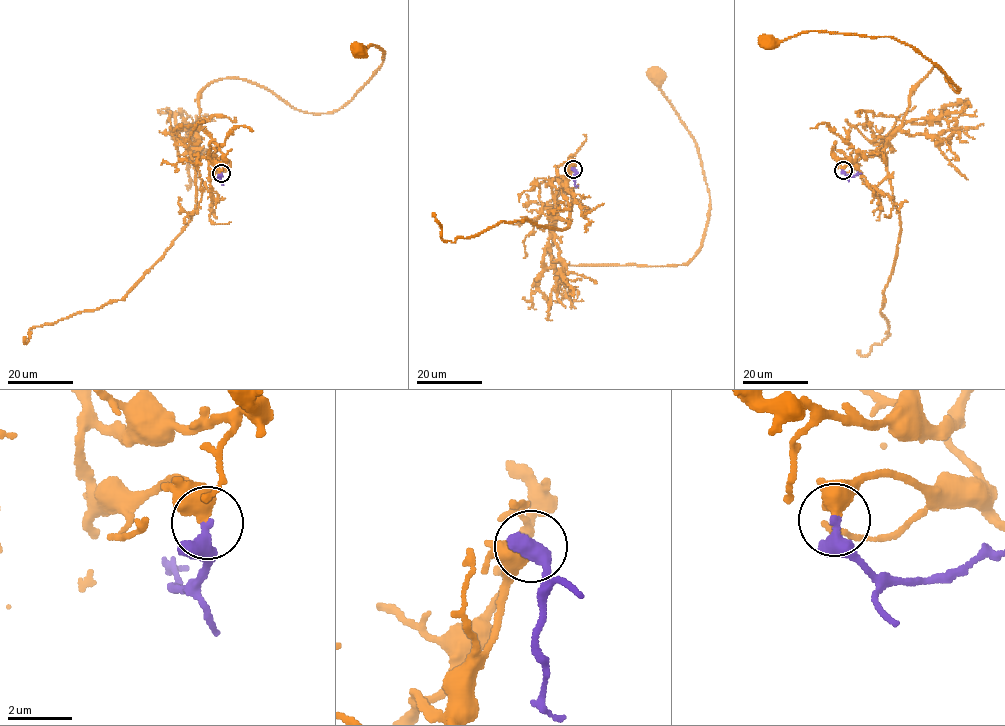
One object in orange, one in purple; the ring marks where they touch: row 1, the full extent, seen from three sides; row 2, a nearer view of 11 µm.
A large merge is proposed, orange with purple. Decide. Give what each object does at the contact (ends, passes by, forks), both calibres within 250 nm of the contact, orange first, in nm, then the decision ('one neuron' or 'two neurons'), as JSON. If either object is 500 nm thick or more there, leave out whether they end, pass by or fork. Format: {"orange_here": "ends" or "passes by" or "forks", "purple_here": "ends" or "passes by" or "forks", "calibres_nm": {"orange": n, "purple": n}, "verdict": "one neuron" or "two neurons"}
{"calibres_nm": {"orange": 500, "purple": 280}, "verdict": "one neuron"}

